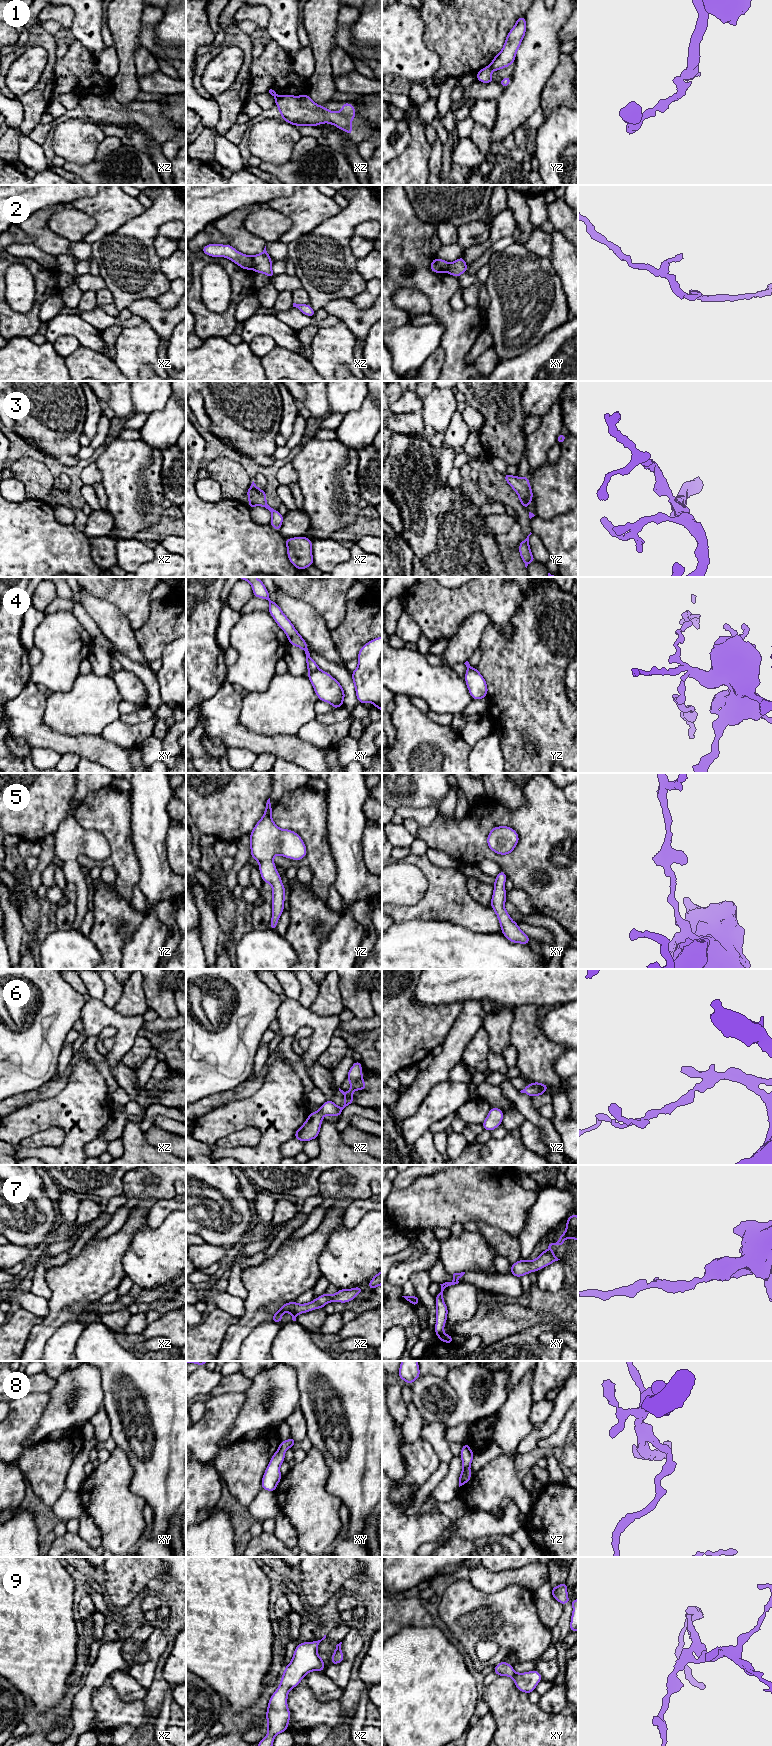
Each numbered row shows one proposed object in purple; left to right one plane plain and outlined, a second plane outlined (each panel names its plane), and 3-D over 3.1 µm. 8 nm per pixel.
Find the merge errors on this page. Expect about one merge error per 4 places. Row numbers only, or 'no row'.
1, 2, 4

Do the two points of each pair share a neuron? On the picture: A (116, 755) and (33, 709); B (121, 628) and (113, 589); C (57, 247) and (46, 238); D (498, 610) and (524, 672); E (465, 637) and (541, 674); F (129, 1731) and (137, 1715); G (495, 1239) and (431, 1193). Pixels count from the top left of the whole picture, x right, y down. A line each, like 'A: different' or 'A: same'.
A: same
B: different
C: same
D: different
E: different
F: different
G: different

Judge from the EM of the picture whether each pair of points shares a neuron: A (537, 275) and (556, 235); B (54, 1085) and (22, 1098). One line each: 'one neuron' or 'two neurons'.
A: two neurons
B: one neuron

